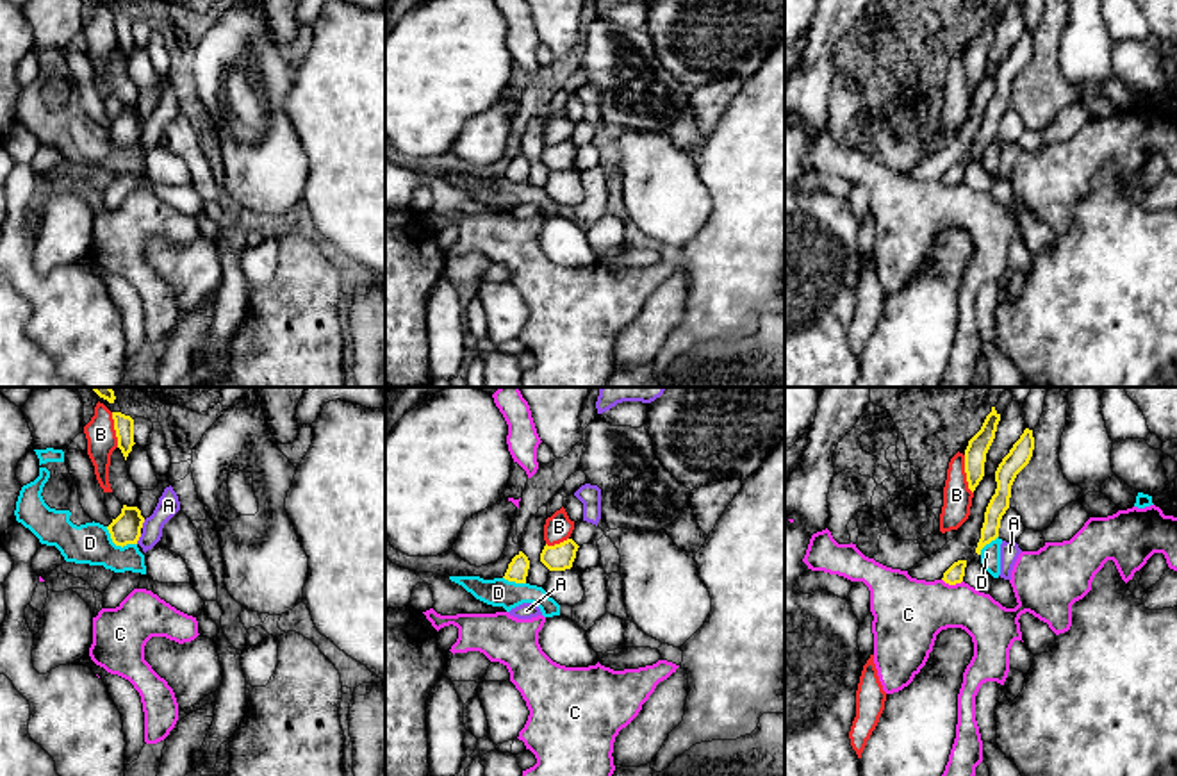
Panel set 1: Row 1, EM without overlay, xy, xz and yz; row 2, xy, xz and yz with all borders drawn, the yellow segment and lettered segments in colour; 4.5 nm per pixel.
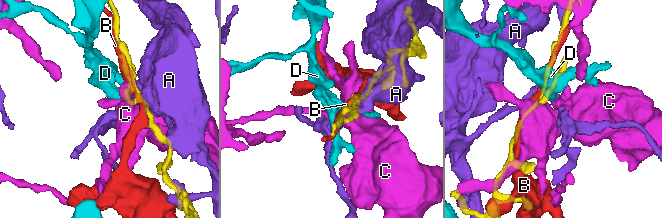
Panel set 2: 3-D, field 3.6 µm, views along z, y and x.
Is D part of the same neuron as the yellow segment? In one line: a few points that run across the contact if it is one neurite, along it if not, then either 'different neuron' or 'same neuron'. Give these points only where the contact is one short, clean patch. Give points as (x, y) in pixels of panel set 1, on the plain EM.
line xy (106, 127), (116, 145), (136, 145); different neuron

